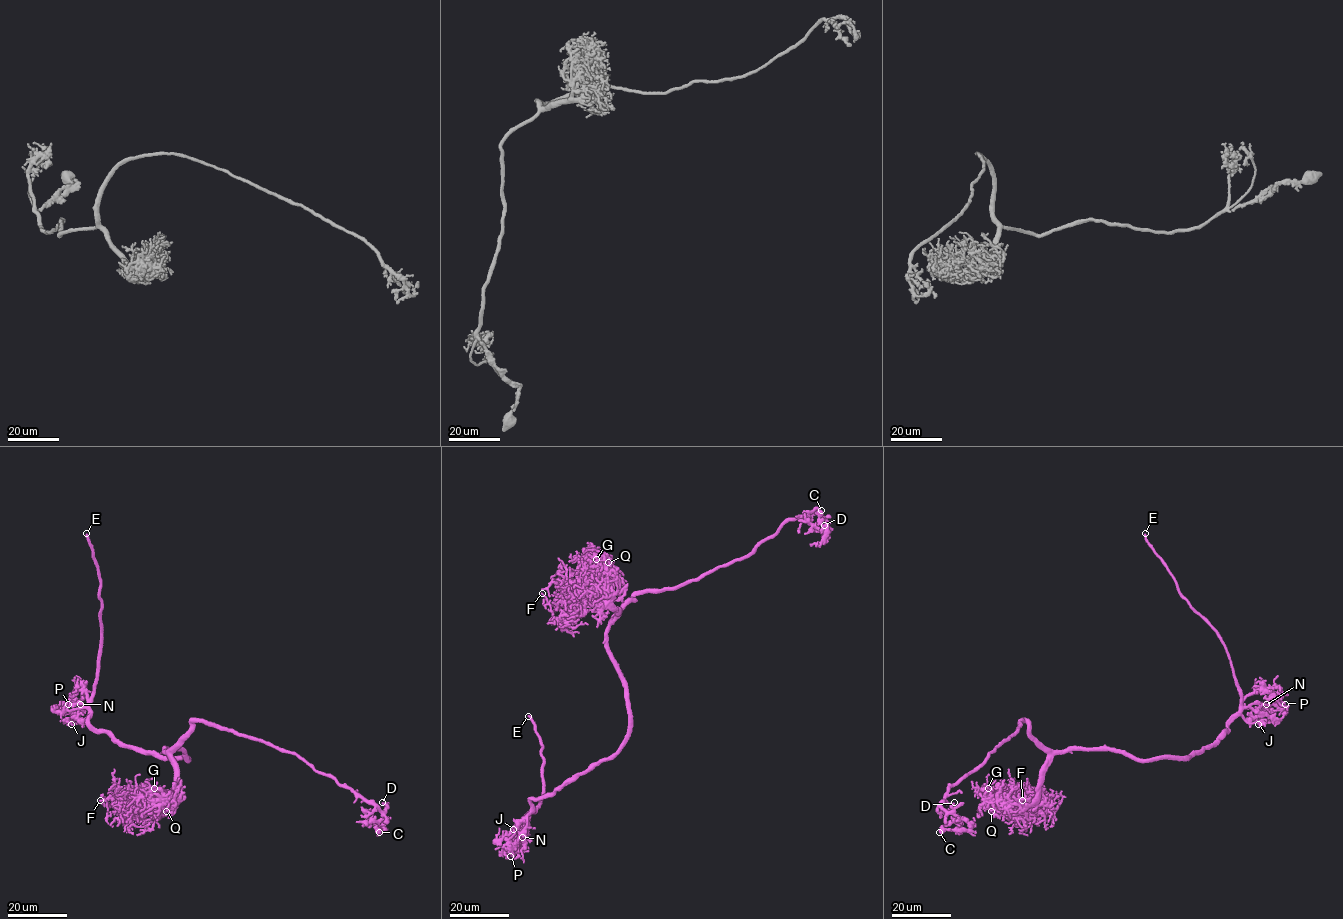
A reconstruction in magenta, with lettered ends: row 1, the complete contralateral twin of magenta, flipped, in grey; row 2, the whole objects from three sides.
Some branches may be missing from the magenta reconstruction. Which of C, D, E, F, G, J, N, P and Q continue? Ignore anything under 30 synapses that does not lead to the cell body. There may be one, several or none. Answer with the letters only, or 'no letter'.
E, G

